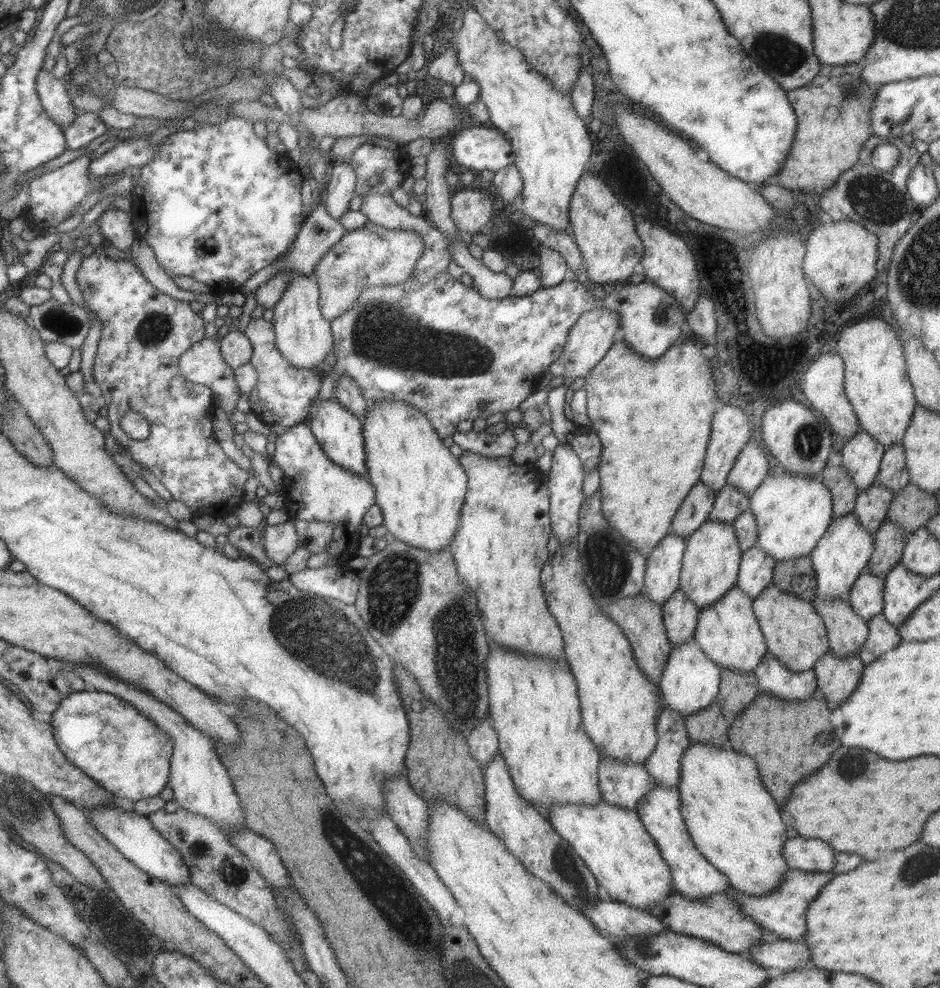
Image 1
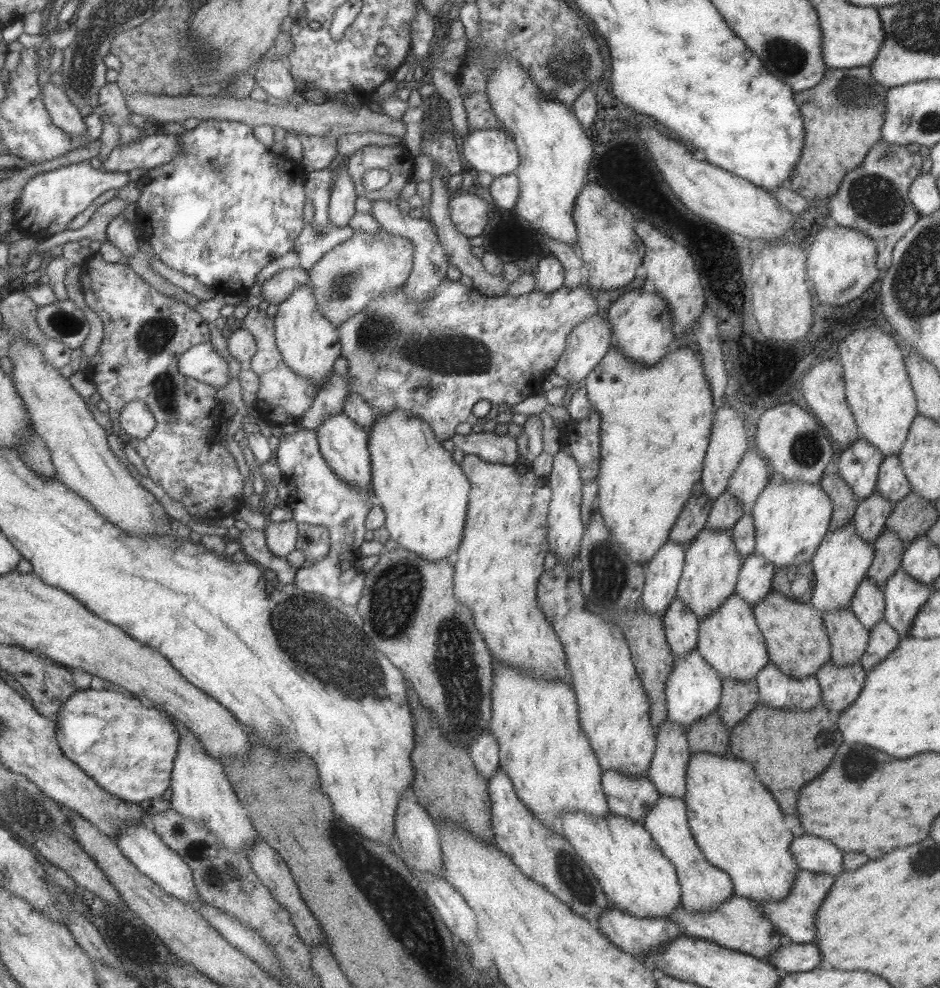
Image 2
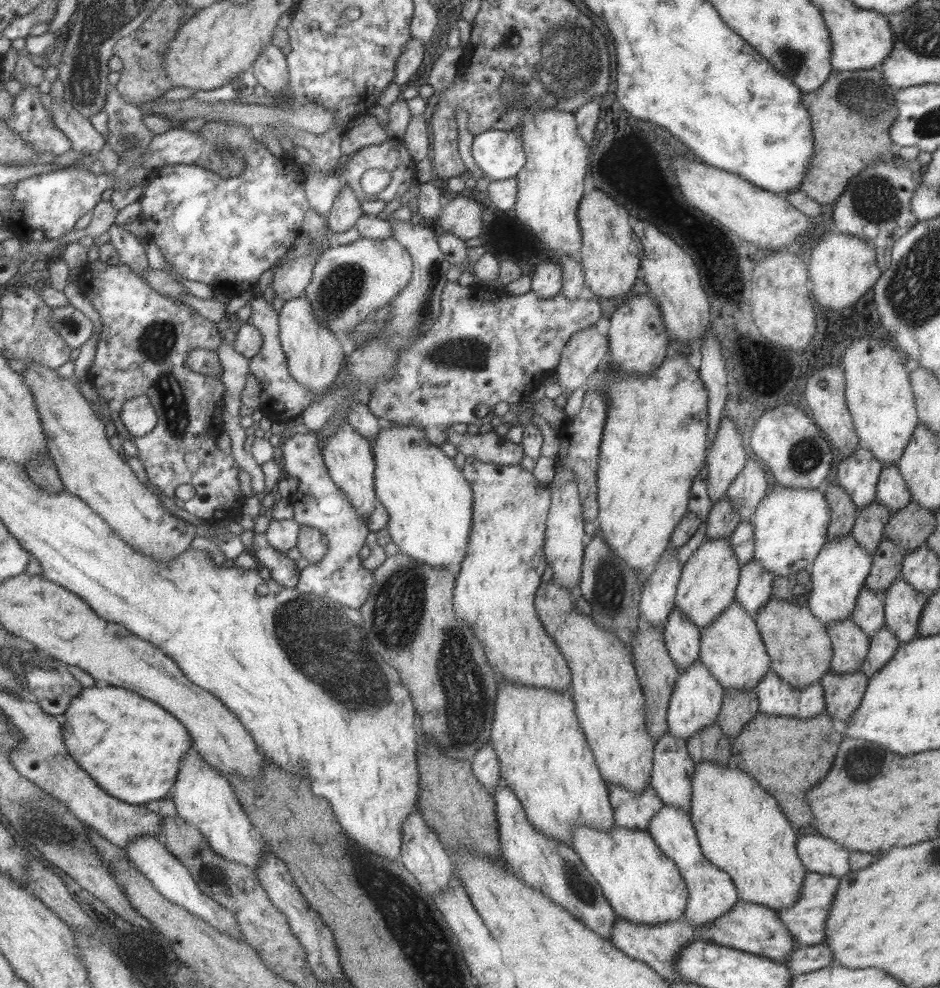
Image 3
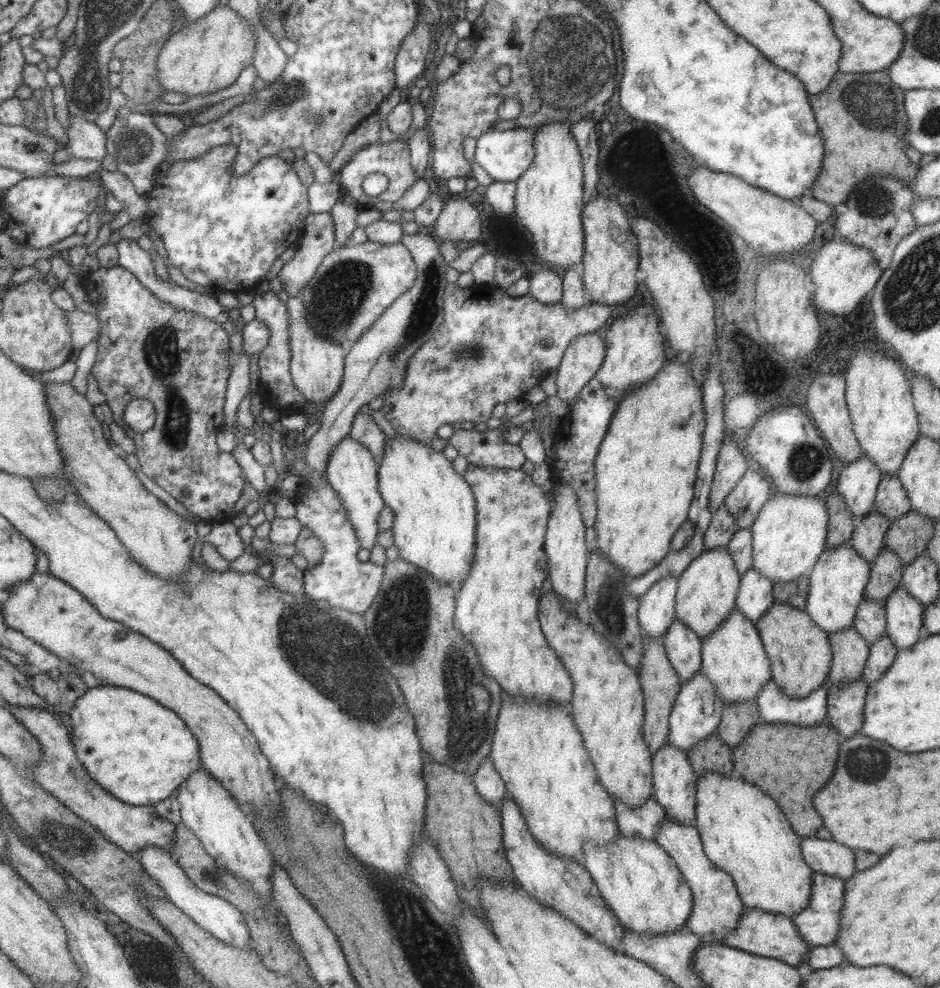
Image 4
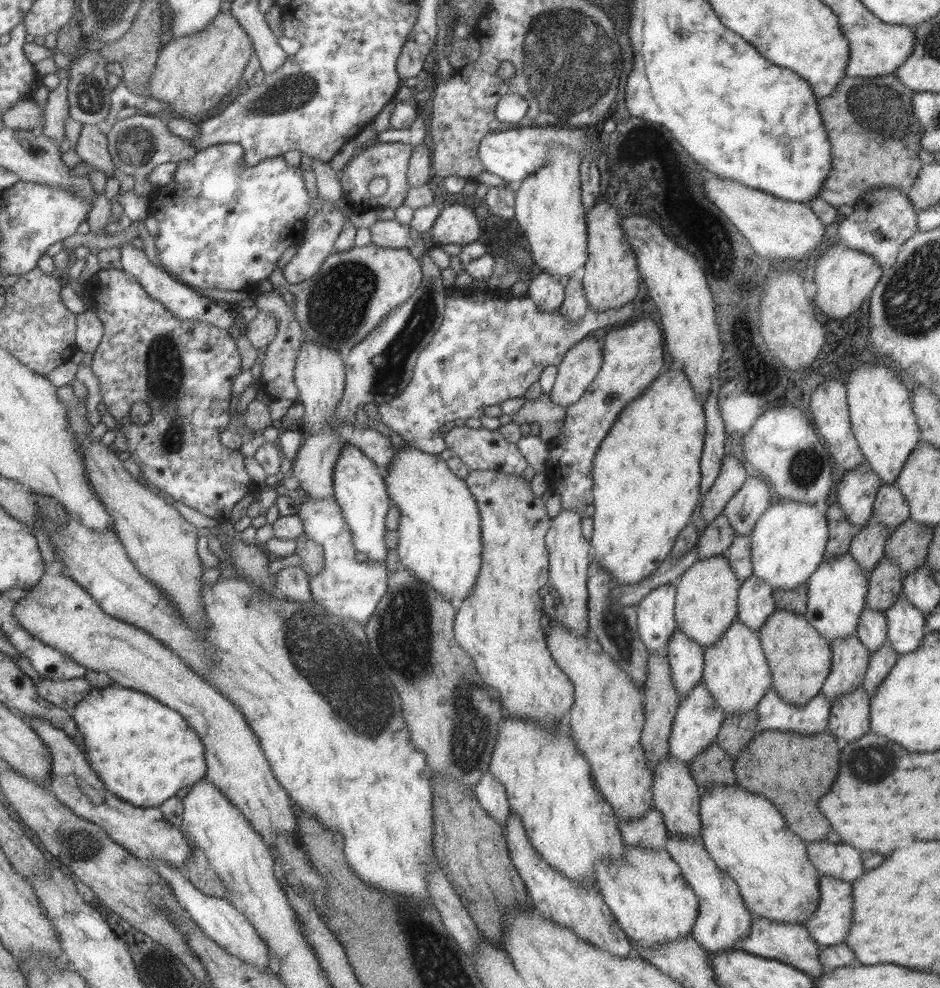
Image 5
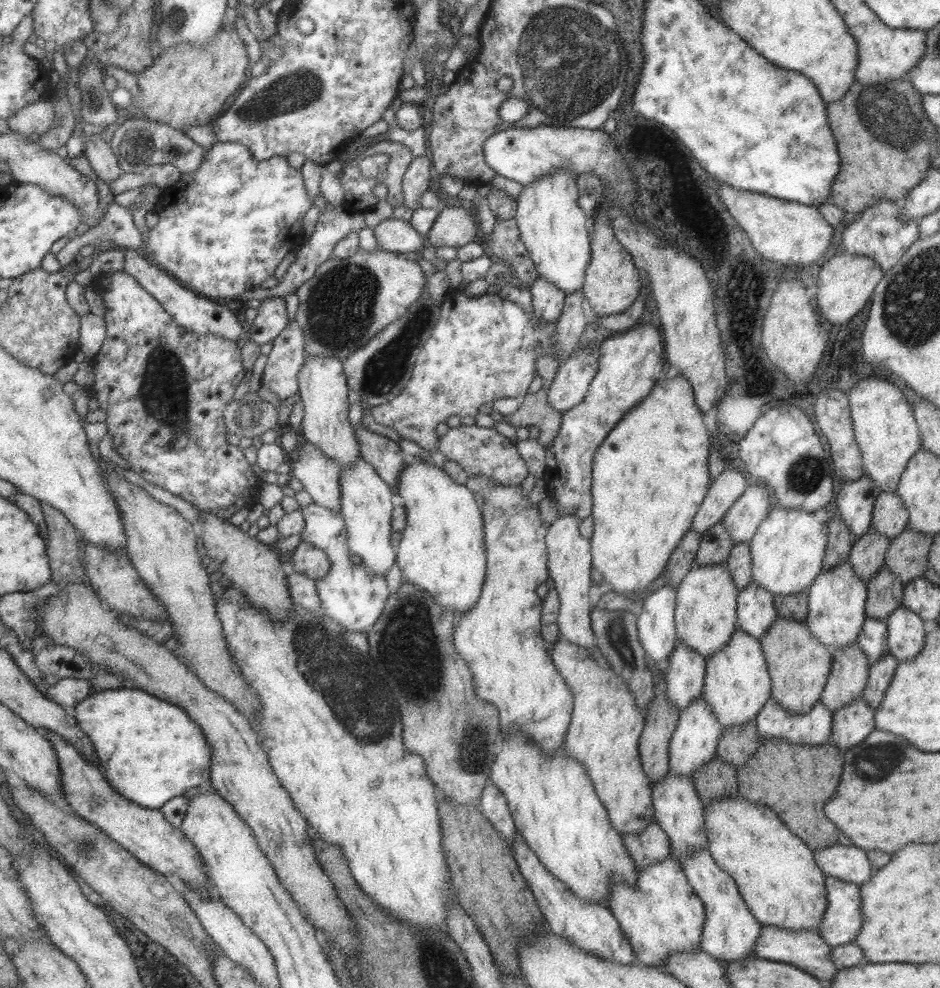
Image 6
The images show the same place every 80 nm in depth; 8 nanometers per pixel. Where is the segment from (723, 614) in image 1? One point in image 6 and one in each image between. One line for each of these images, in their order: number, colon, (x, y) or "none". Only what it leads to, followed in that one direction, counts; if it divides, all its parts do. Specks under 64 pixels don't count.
2: (729, 639)
3: (731, 647)
4: (732, 657)
5: (735, 671)
6: (736, 681)

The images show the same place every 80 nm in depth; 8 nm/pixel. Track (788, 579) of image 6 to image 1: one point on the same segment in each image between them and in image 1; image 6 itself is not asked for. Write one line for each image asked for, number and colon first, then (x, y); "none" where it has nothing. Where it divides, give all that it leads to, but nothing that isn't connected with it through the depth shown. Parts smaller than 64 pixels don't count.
1: (792, 511)
2: (790, 518)
3: (789, 526)
4: (789, 532)
5: (787, 541)

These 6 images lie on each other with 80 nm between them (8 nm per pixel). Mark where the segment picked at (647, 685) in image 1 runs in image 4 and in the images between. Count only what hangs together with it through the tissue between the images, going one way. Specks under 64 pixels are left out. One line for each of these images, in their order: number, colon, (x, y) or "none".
2: (613, 708)
3: (609, 704)
4: (607, 706)

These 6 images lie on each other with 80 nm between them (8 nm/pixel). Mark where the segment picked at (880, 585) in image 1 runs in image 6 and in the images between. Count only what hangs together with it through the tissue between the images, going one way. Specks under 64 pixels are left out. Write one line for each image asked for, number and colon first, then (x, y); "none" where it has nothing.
2: (867, 603)
3: (868, 613)
4: (869, 621)
5: (871, 628)
6: (872, 639)

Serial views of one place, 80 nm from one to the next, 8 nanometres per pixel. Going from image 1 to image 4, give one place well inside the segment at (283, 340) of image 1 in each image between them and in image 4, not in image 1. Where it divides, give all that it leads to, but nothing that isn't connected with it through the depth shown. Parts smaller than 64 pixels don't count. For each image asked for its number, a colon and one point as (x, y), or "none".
2: (308, 344)
3: (313, 354)
4: (316, 366)

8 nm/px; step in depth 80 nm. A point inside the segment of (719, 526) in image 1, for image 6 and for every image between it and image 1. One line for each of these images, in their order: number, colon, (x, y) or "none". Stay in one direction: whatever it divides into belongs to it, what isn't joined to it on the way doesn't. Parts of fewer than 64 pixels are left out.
2: (711, 565)
3: (706, 585)
4: (706, 590)
5: (705, 602)
6: (705, 606)

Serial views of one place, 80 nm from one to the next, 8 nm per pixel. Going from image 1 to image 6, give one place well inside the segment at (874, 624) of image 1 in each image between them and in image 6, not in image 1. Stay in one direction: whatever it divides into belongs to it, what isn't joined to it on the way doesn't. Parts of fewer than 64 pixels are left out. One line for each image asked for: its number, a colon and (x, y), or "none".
2: (882, 639)
3: (882, 644)
4: (881, 653)
5: (881, 660)
6: (880, 672)

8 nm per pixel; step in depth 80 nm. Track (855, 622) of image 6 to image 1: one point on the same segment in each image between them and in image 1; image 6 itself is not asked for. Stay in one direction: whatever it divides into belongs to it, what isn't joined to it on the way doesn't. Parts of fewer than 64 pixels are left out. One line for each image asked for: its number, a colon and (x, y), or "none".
1: (839, 556)
2: (841, 560)
3: (840, 568)
4: (837, 581)
5: (835, 593)

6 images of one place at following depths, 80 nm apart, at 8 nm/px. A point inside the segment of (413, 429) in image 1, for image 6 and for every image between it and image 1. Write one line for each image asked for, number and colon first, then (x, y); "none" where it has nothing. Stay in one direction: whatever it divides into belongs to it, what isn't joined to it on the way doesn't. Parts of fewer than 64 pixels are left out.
2: (423, 493)
3: (429, 503)
4: (434, 515)
5: (438, 531)
6: (442, 552)

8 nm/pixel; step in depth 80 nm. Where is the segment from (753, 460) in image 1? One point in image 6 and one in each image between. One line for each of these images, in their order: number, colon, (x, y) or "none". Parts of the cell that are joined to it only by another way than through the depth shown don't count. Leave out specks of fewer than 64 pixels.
2: (748, 478)
3: (749, 486)
4: (743, 502)
5: (742, 510)
6: (741, 519)

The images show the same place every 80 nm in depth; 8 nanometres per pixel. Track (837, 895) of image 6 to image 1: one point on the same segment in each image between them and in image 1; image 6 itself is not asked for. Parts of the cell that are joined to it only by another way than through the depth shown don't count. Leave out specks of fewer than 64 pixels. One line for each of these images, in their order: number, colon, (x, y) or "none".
1: (781, 913)
2: (794, 917)
3: (805, 921)
4: (818, 924)
5: (829, 924)

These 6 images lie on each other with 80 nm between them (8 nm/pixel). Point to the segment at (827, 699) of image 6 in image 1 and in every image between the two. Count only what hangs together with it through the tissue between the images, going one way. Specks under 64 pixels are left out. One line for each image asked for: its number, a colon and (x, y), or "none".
1: (845, 630)
2: (848, 638)
3: (849, 644)
4: (849, 649)
5: (849, 659)

